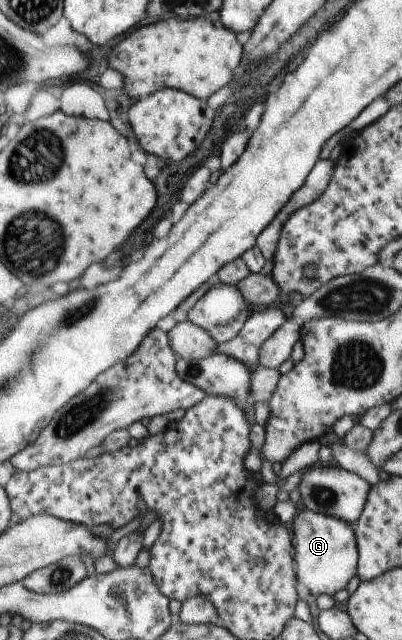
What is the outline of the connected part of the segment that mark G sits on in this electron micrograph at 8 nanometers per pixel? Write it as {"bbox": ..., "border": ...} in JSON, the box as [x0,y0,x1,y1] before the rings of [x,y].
{"bbox":[293,508,358,594],"border":[[[305,508],[293,518],[294,557],[299,582],[309,588],[311,594],[328,594],[345,587],[355,574],[358,554],[353,525],[336,516]]]}

